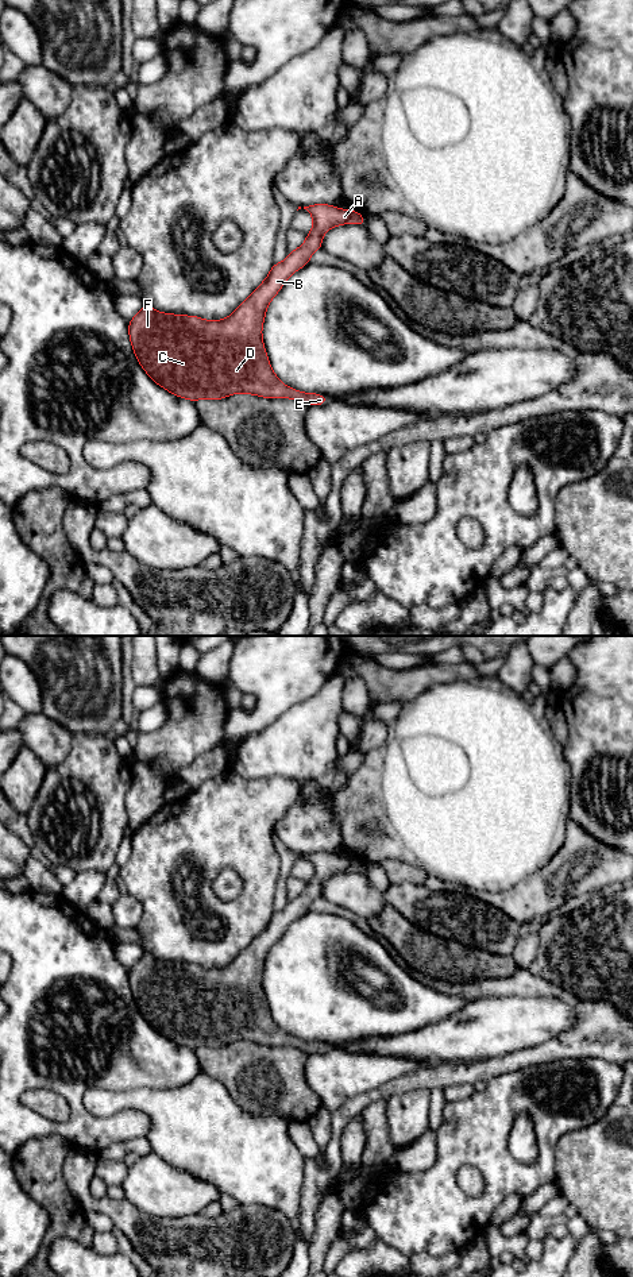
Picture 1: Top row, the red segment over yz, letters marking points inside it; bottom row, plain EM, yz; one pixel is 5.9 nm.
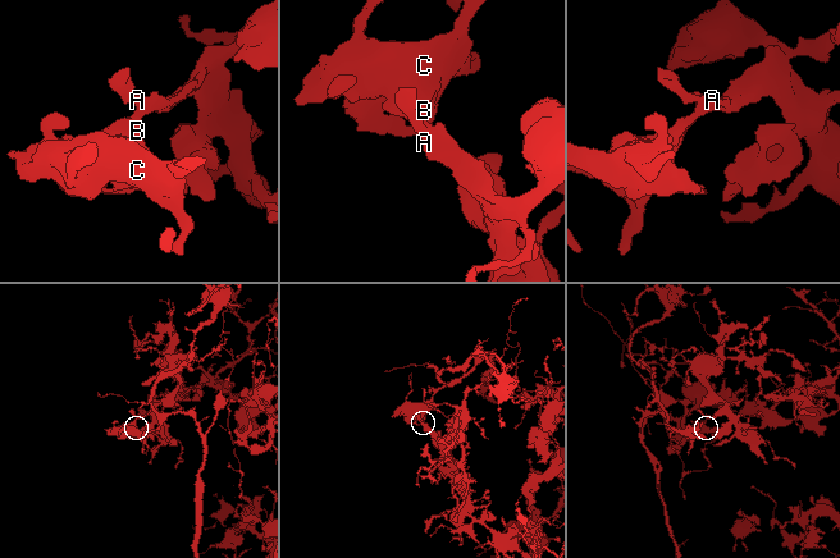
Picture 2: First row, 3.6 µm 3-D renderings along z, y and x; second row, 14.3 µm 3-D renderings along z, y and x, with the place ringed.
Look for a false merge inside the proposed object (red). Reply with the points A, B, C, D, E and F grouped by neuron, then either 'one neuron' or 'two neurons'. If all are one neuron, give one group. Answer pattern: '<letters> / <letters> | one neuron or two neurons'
A B C D E F | one neuron

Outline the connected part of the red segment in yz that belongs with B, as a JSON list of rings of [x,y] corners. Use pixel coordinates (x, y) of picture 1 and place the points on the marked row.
[[[327,204],[304,207],[313,217],[313,228],[305,243],[292,250],[283,262],[273,265],[267,278],[224,320],[208,321],[197,316],[170,315],[154,310],[148,304],[128,323],[128,335],[138,362],[161,387],[193,402],[200,398],[221,400],[236,393],[265,398],[293,398],[305,404],[324,405],[328,397],[302,393],[282,383],[273,371],[262,339],[262,325],[269,304],[289,277],[310,262],[313,251],[323,248],[323,235],[332,227],[359,224],[366,220],[358,211],[346,211]]]

